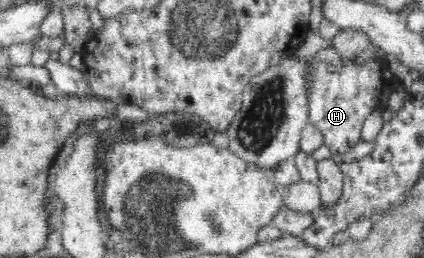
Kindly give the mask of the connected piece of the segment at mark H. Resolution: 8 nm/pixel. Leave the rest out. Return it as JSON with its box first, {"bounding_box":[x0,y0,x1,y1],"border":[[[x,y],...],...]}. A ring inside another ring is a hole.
{"bounding_box":[303,55,403,153],"border":[[[318,55],[309,59],[303,81],[307,99],[307,123],[312,124],[322,134],[323,148],[333,153],[346,153],[358,142],[362,141],[362,125],[368,115],[377,109],[387,107],[390,94],[403,88],[398,76],[388,66],[389,57],[350,58],[342,65],[332,65],[319,58]]]}

